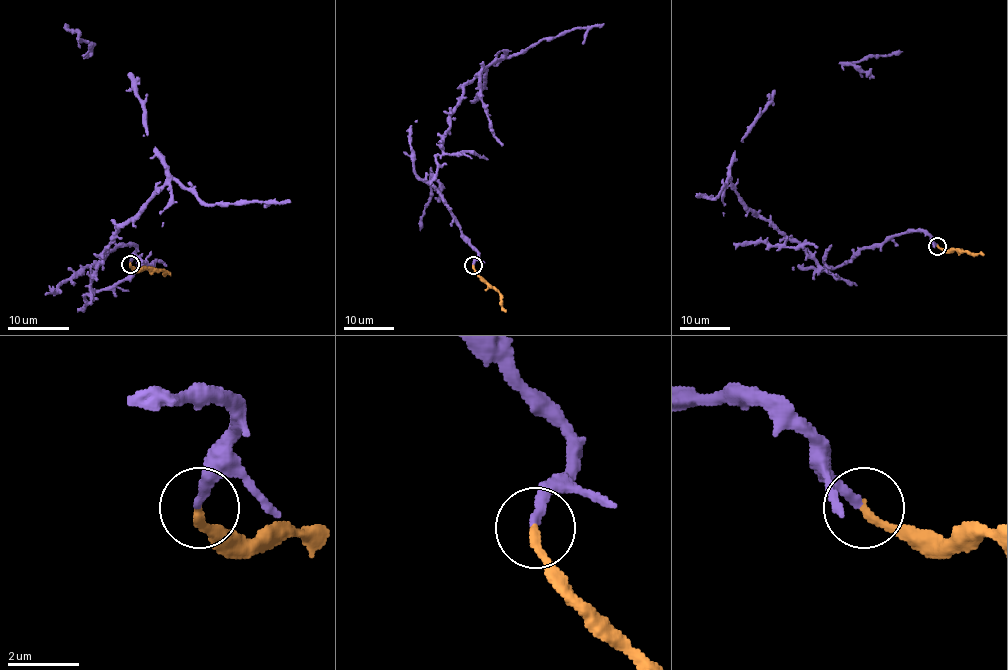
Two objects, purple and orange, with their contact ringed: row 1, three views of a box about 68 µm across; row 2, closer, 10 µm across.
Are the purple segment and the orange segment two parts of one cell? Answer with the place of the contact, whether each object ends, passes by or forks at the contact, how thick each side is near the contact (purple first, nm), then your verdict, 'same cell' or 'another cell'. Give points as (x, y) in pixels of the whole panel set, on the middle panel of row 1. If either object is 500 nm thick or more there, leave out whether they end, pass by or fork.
at (473, 265); purple ends there; orange ends there; 260 nm thick on the purple side, 220 nm on the other; same cell

